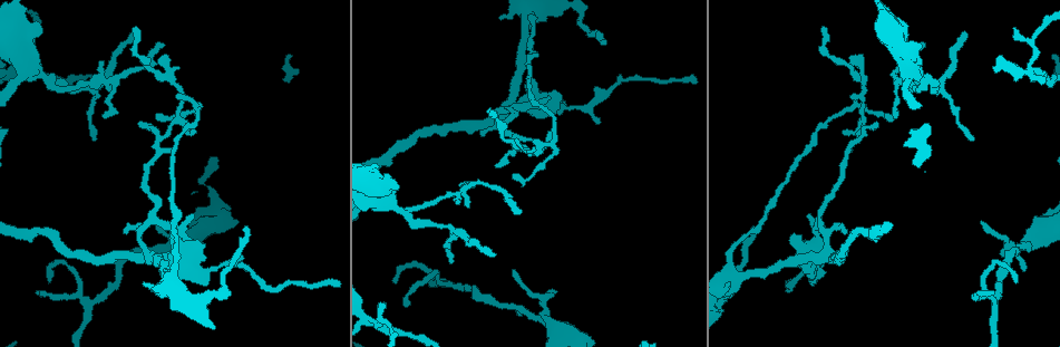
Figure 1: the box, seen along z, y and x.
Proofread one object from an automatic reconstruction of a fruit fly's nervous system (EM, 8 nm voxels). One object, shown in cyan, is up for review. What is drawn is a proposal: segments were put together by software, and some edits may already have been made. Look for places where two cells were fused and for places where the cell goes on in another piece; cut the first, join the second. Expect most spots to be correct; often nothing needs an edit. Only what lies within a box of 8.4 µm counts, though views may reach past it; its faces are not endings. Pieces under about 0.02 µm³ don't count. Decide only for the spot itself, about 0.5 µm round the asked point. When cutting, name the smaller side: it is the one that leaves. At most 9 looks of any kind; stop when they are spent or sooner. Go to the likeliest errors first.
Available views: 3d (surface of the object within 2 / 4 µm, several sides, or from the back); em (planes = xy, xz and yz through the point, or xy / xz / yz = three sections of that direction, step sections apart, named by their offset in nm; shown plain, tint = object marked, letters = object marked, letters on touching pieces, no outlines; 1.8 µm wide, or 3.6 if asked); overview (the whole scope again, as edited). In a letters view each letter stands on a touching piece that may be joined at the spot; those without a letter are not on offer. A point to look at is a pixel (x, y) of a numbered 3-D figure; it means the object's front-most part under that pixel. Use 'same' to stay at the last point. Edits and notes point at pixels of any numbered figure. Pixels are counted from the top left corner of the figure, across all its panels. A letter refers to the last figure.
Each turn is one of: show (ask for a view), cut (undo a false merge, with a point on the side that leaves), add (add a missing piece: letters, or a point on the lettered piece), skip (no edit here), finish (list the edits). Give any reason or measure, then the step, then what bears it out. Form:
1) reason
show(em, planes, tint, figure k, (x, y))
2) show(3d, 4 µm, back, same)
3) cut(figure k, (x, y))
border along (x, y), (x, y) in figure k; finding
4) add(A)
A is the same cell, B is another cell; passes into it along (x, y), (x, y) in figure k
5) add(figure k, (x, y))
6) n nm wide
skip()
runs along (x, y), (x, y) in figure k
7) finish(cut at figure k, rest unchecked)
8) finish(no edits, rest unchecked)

branch point
show(3d, 4 µm, figure 1, (149, 260))

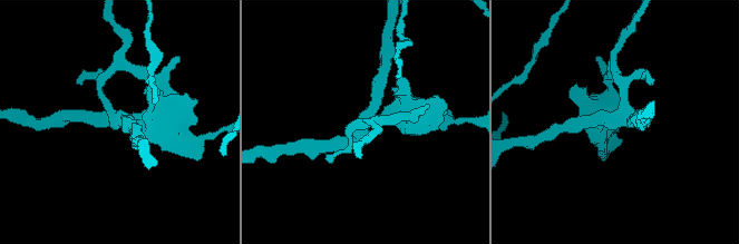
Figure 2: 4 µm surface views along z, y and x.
show(em, planes, tint, figure 2, (116, 118))

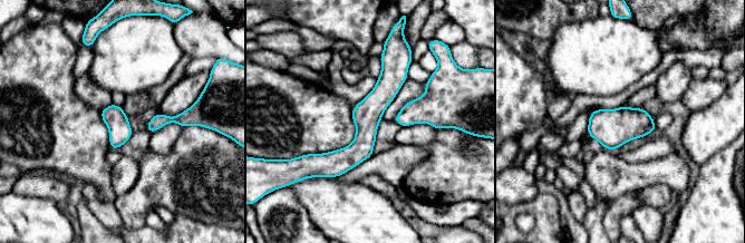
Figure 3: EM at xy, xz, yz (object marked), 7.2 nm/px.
show(em, planes, letters, same)

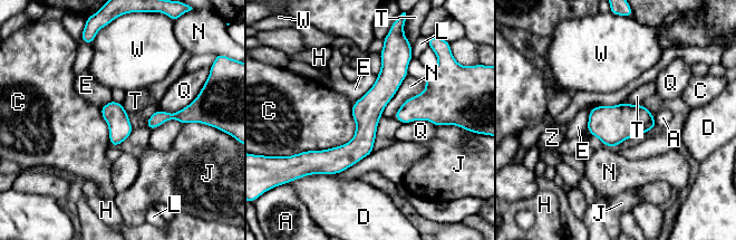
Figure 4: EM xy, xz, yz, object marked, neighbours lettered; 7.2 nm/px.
160 nm wide
skip()
A, C, D, E, H, J, L, N, Q, T, W and Z are other cells; border along (623, 102), (642, 105) in figure 4; one cell here

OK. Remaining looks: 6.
branch point
show(em, yz, step 8, tint, figure 1, (404, 211))

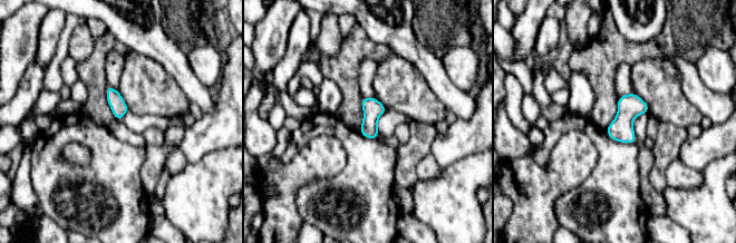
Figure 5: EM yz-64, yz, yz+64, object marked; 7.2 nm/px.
show(em, planes, letters, same)

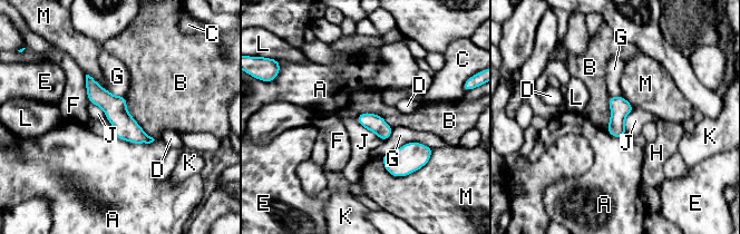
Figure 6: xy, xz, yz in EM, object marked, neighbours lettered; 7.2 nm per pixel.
140 nm wide
skip()
A, B, C, D, E, F, G, H, J, K, L and M are other cells; border along (124, 96), (127, 111), (155, 139) in figure 6; all the same cell

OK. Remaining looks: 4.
arms part here
show(em, xy, step 8, plain, figure 1, (991, 303))

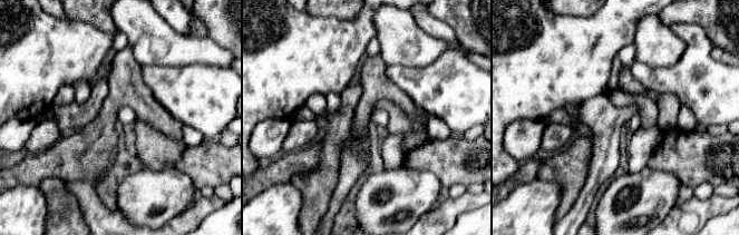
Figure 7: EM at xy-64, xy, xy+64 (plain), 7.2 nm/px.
show(em, xy, step 8, letters, same)

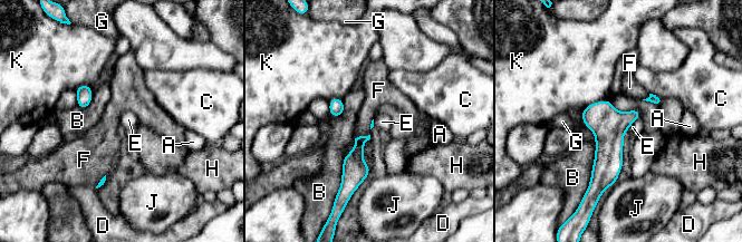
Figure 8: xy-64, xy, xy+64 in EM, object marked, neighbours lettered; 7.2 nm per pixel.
80 nm wide
skip()
A, B, C, D, E, F, G, H, J and K are other cells; one cell here

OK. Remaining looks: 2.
thin end
show(em, planes, tint, figure 1, (380, 302))

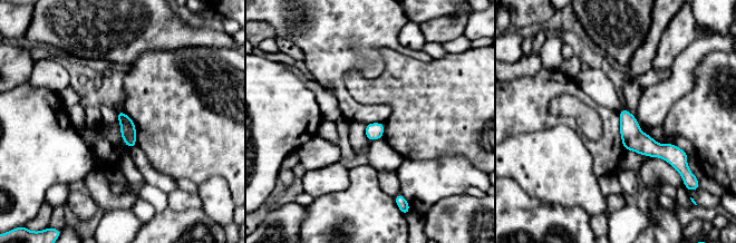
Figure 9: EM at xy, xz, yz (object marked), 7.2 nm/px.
show(em, planes, letters, same)

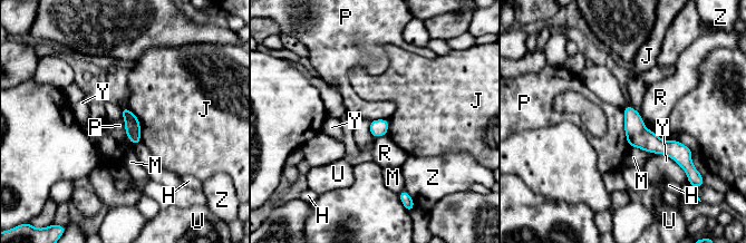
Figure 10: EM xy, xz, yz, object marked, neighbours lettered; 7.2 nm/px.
110 nm wide
skip()
H, J, M, P, R, U, Y and Z are other cells; runs along (627, 109), (655, 145), (681, 154) in figure 10; none of them fits

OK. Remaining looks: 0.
finish(no edits, rest unchecked)

